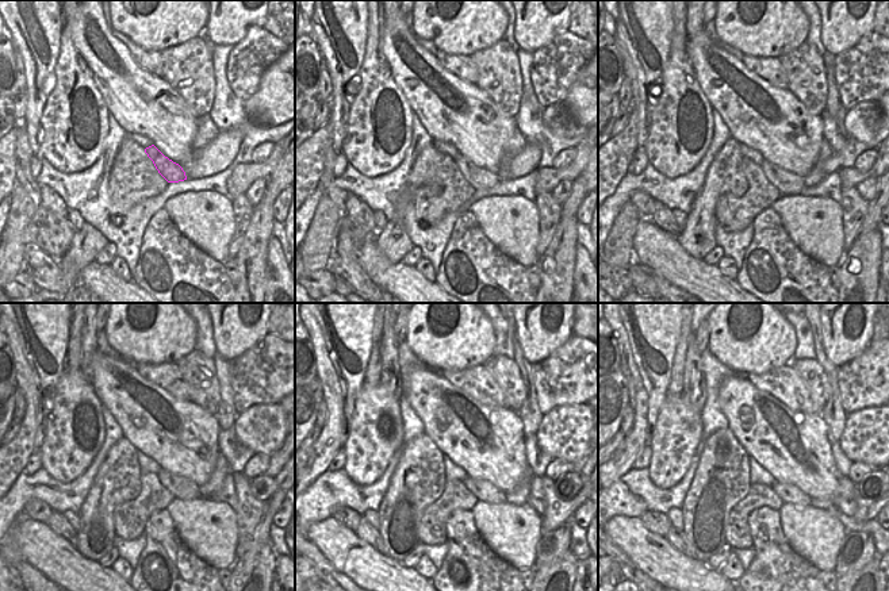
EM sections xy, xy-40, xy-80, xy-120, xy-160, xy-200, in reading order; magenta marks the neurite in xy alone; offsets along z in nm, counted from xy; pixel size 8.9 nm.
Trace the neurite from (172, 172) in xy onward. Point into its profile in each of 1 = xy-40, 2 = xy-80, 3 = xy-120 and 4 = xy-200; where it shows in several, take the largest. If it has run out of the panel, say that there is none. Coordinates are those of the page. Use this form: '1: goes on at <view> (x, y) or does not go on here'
1: goes on at xy-40 (478, 177)
2: goes on at xy-80 (789, 184)
3: goes on at xy-120 (183, 488)
4: goes on at xy-200 (788, 492)

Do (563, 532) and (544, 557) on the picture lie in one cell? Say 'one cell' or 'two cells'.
one cell

